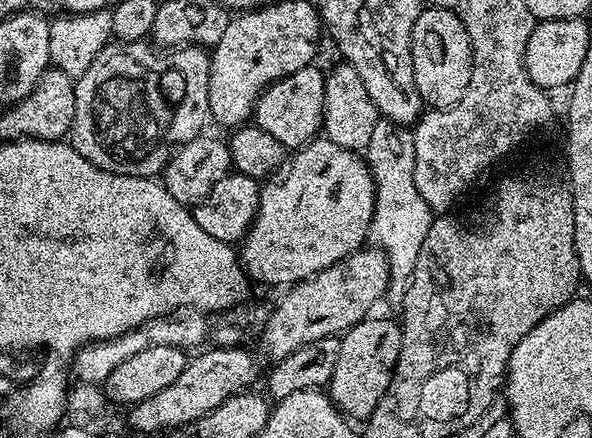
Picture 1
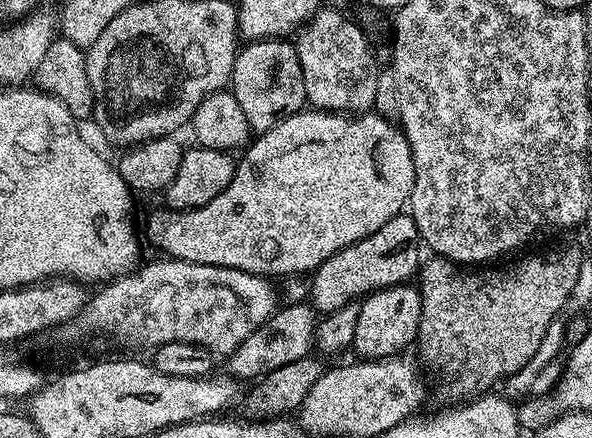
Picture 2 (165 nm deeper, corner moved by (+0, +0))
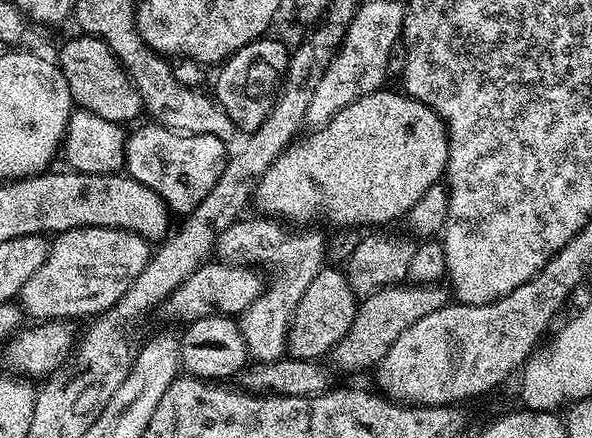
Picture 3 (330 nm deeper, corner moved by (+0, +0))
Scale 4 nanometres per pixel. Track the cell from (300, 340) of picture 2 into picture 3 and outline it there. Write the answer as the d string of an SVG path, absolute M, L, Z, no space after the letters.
M331 266L321 268L318 278L314 278L314 282L310 282L306 289L306 294L302 294L302 302L288 328L287 355L293 360L319 361L327 357L332 347L350 330L357 303L358 298L350 290L348 277L341 269L339 272Z

